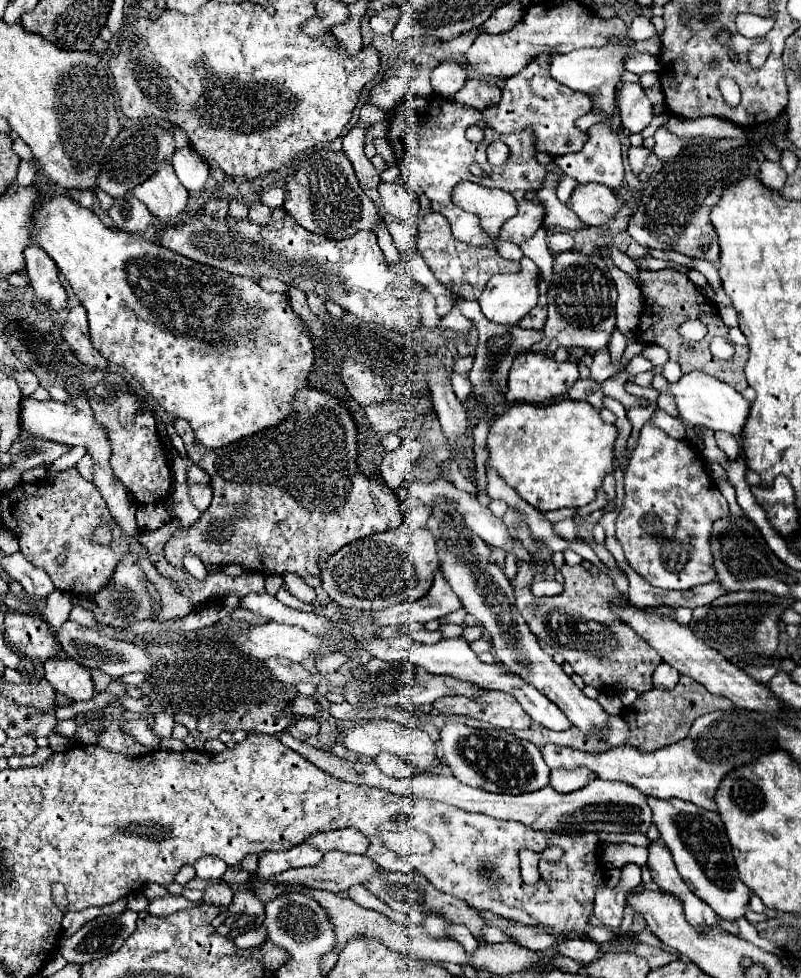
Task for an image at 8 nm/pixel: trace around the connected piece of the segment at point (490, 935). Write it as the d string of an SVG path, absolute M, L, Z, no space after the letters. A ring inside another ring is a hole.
M485 927L481 931L481 936L485 941L487 941L490 944L493 943L503 943L503 942L509 942L517 944L515 941L513 941L511 938L506 936L502 930L498 927Z

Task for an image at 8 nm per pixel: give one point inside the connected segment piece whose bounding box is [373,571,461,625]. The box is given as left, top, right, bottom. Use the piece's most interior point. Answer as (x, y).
(440, 600)

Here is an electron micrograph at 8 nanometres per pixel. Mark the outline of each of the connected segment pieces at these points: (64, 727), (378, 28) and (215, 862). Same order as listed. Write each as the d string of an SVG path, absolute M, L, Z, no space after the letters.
M73 719L58 721L55 730L65 737L72 738L76 733L77 725Z
M389 7L389 9L383 9L379 11L375 17L371 17L371 29L375 33L381 33L381 35L387 35L393 31L395 23L399 21L401 17L401 7Z
M205 855L205 857L197 859L193 867L197 871L197 877L201 877L201 879L221 879L223 873L227 871L225 861L217 859L217 857L211 857L211 855Z

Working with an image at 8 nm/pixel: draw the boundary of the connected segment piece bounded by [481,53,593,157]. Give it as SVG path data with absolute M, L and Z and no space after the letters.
M541 53L529 61L521 73L509 77L505 81L505 87L501 89L501 99L481 111L485 125L489 125L497 133L519 133L529 129L535 135L535 149L549 153L553 157L577 153L585 141L587 133L581 131L575 121L591 111L593 97L587 93L577 93L559 81L553 81L549 77L549 57L547 53Z

